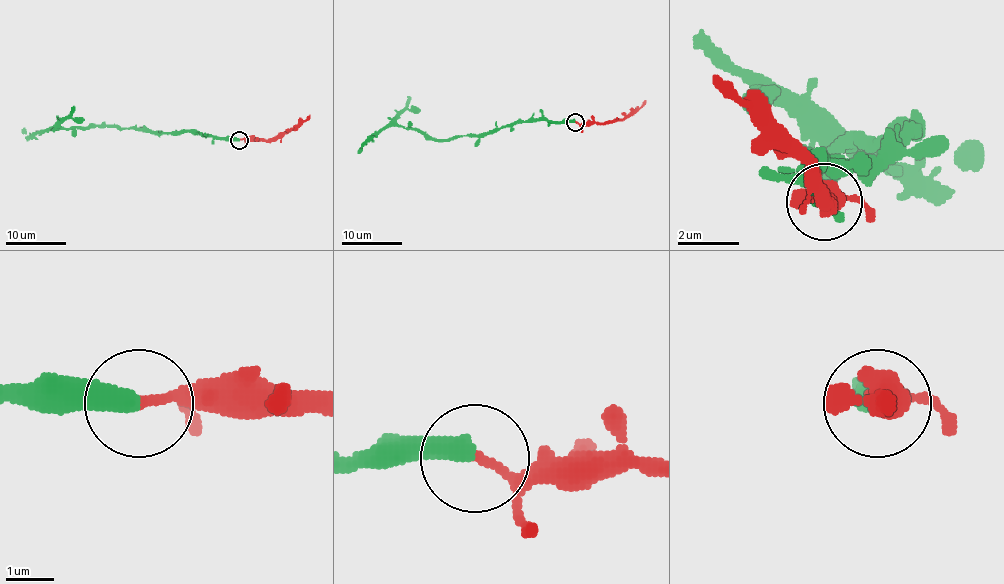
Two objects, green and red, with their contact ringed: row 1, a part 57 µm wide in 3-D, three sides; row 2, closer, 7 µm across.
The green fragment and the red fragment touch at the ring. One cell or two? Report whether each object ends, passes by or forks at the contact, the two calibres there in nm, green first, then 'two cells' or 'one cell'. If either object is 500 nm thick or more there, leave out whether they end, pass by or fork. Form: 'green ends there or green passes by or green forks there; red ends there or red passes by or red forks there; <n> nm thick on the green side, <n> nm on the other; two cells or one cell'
green ends there; red passes by; 440 nm thick on the green side, 130 nm on the other; one cell

